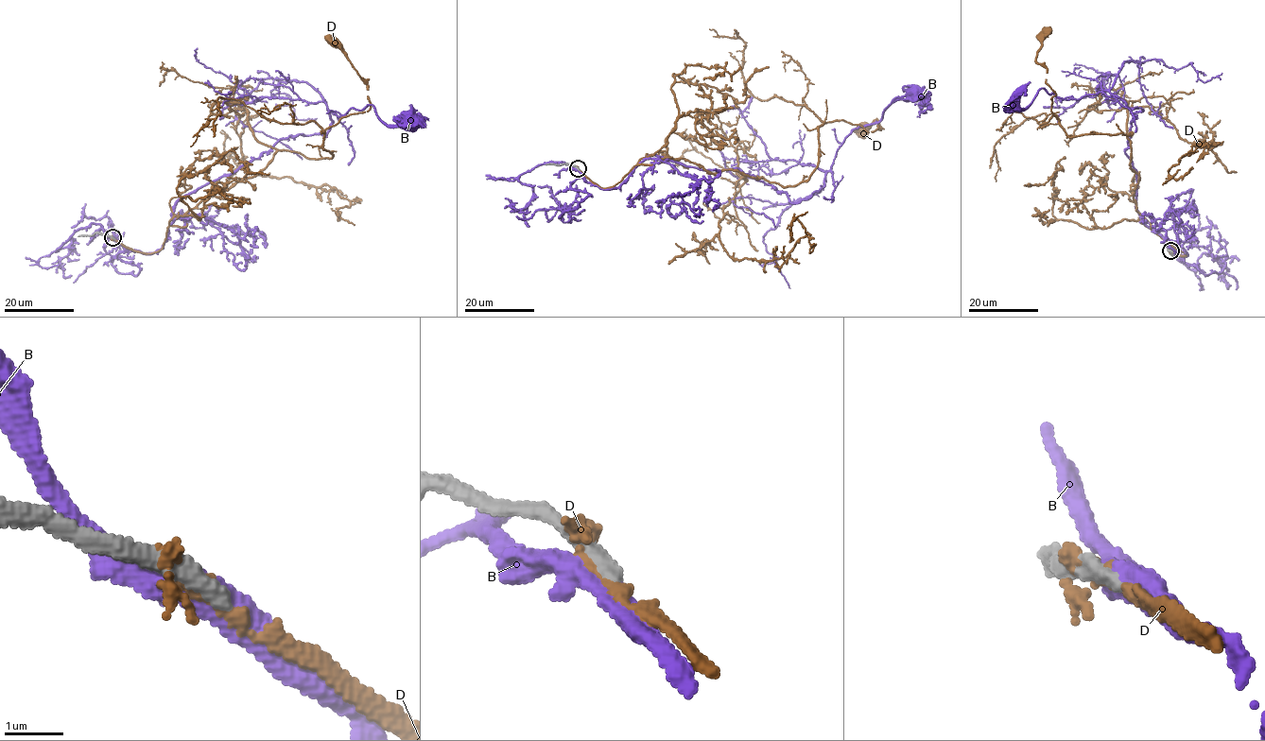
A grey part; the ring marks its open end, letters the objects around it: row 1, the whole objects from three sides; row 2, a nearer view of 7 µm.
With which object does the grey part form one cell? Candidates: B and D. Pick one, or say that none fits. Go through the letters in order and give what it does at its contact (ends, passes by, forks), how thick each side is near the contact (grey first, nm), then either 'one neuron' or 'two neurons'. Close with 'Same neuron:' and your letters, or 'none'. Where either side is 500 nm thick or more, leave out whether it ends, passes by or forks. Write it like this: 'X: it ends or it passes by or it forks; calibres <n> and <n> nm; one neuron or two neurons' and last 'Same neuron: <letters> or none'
B: it passes by; calibres 320 and 420 nm; two neurons
D: it ends; calibres 360 and 280 nm; one neuron
Same neuron: D

